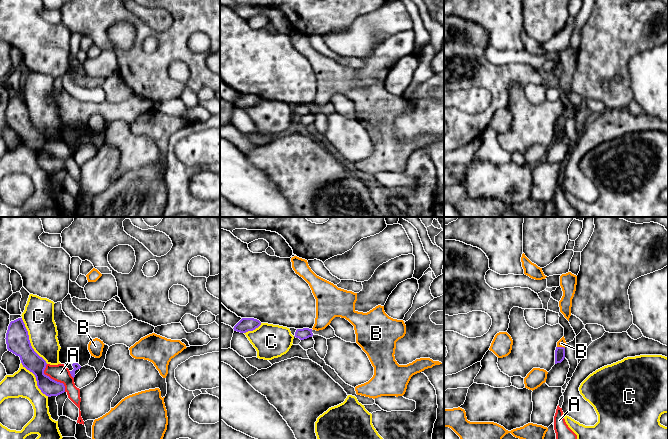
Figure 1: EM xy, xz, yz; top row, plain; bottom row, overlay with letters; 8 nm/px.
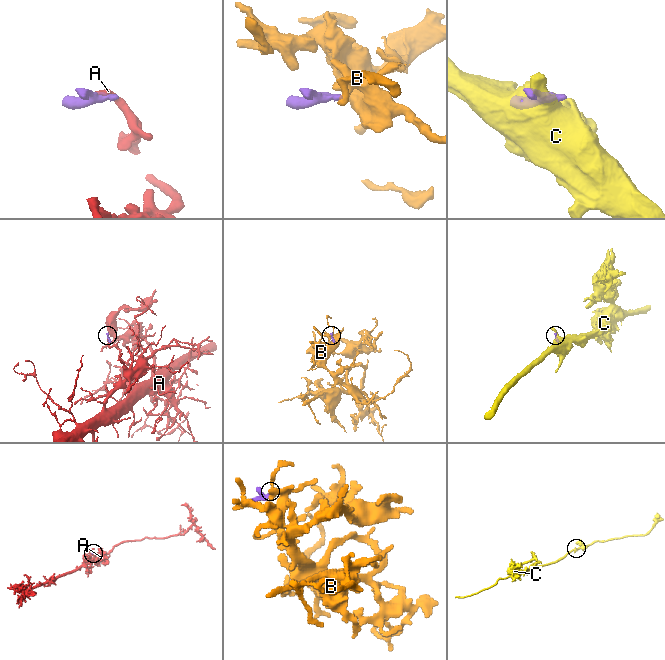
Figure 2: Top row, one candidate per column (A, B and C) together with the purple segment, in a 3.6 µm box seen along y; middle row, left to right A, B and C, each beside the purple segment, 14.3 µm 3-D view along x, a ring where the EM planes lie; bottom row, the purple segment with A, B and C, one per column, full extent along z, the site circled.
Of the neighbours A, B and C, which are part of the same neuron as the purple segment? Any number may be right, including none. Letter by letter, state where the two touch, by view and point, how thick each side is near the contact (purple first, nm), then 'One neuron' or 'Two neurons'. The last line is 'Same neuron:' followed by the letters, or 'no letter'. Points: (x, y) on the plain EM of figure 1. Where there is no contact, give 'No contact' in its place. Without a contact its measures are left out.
A: Touches purple at xy (52, 155). Thickness 150 nm (purple) against 140 nm. Two neurons
B: Touches purple at yz (561, 123). Thickness 80 nm (purple) against 60 nm. One neuron
C: Touches purple at xy (29, 117). Thickness 190 nm (purple) against 260 nm. Two neurons
Same neuron: B

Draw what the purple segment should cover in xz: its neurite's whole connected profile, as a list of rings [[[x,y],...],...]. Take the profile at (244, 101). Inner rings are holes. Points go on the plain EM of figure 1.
[[[242,94],[235,102],[234,107],[246,109],[253,107],[261,101],[261,98],[254,94]]]

